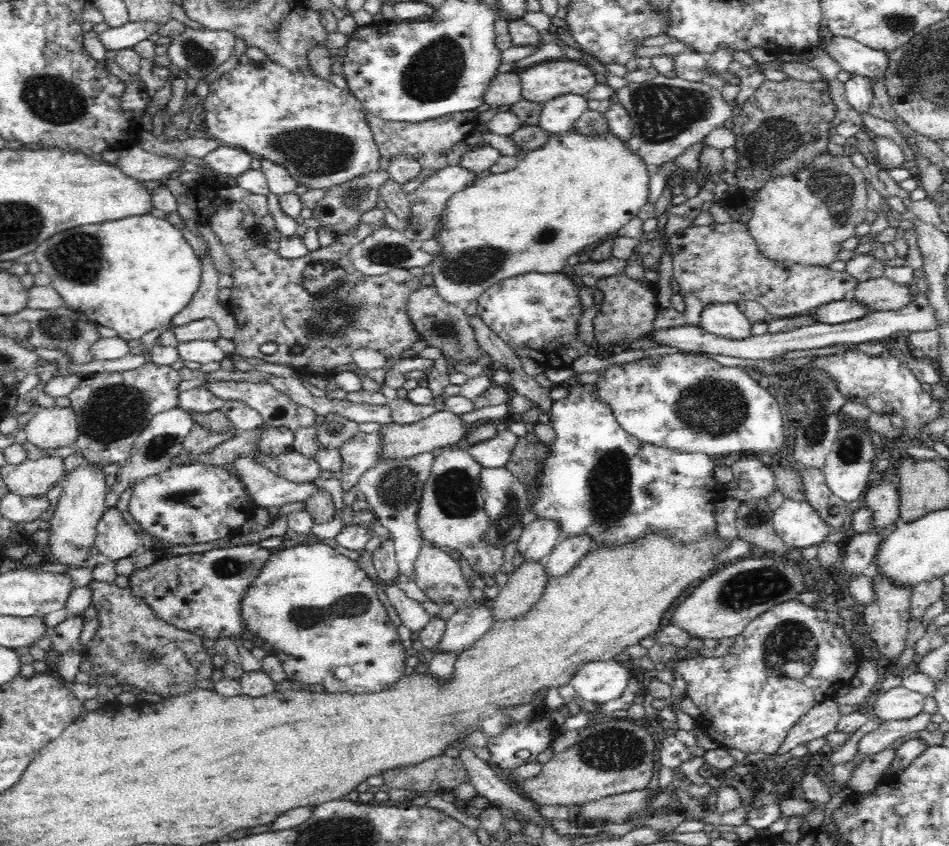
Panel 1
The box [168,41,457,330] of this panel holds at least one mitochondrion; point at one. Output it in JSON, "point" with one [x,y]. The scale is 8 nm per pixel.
{"point":[313,153]}

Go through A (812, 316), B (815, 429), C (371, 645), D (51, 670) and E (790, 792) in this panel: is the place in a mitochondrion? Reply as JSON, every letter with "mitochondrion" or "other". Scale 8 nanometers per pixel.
{"A":"other","B":"mitochondrion","C":"other","D":"other","E":"other"}

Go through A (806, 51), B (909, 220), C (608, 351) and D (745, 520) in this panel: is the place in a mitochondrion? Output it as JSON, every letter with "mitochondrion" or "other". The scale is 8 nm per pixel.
{"A":"other","B":"other","C":"other","D":"other"}

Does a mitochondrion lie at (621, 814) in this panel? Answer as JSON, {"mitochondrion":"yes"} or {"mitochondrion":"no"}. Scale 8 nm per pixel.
{"mitochondrion":"no"}

